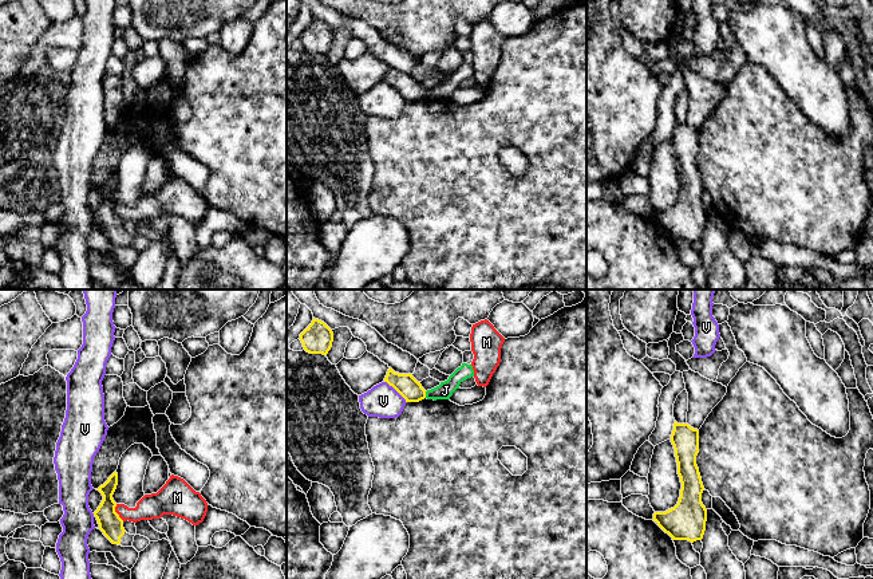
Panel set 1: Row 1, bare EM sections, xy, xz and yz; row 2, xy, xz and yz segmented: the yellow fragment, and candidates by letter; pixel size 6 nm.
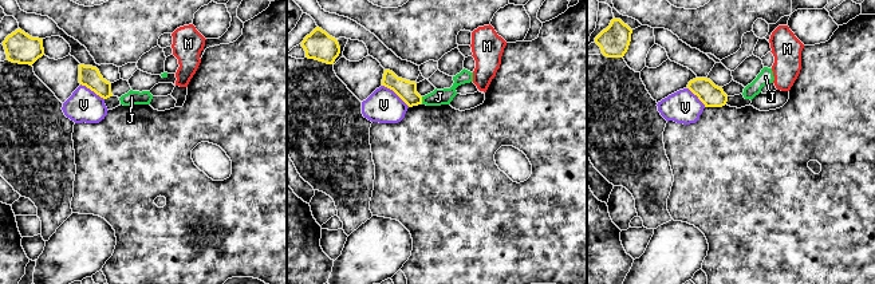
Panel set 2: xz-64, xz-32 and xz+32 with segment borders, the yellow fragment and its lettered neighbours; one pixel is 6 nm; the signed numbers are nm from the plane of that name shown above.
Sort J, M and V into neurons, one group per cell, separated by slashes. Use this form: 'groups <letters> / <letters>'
groups J / M / V

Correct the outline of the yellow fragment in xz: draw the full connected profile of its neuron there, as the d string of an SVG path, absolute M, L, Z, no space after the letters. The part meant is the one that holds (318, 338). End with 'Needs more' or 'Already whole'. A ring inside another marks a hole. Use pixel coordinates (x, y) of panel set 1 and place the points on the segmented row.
M313 318L299 339L307 352L327 355L332 347L333 332L324 322Z. Already whole

